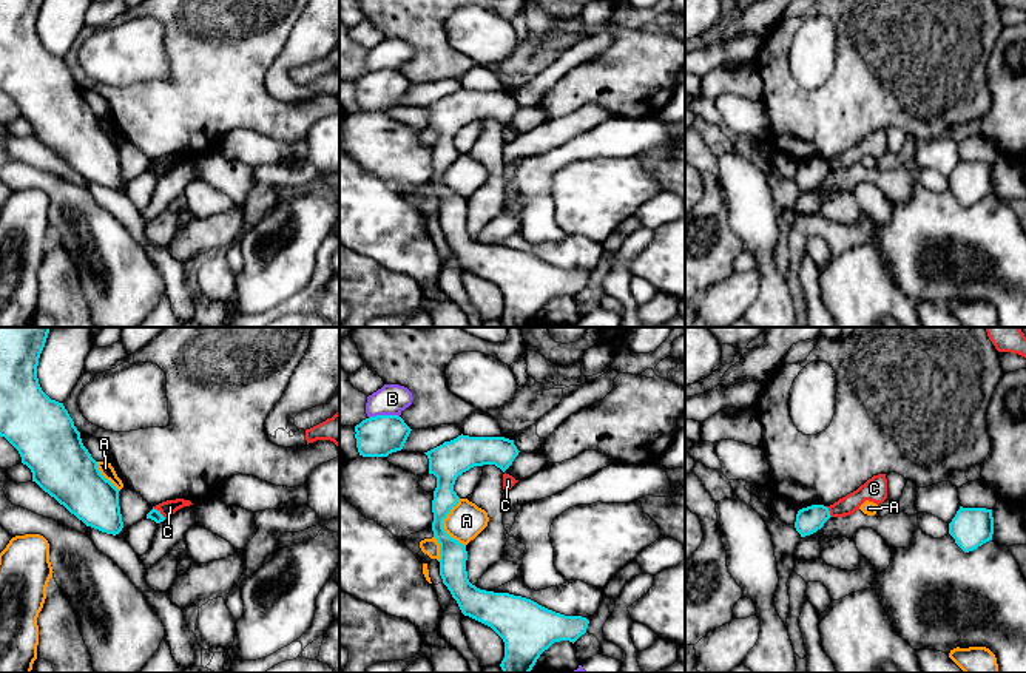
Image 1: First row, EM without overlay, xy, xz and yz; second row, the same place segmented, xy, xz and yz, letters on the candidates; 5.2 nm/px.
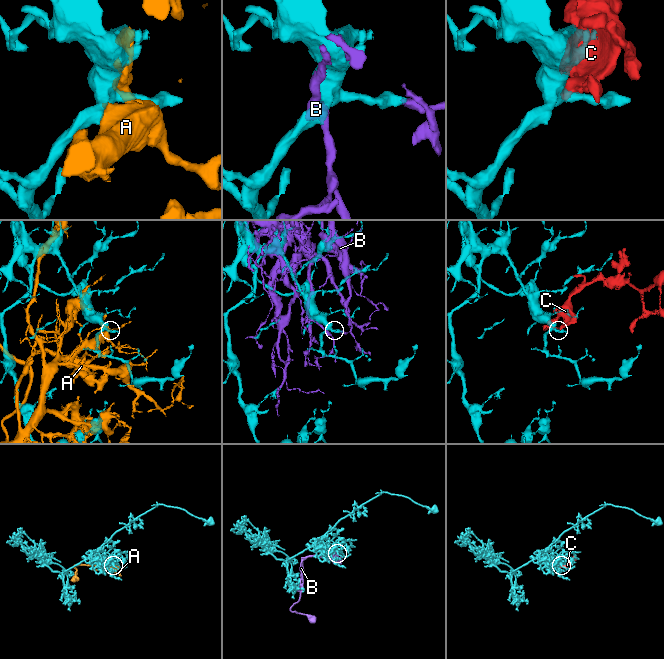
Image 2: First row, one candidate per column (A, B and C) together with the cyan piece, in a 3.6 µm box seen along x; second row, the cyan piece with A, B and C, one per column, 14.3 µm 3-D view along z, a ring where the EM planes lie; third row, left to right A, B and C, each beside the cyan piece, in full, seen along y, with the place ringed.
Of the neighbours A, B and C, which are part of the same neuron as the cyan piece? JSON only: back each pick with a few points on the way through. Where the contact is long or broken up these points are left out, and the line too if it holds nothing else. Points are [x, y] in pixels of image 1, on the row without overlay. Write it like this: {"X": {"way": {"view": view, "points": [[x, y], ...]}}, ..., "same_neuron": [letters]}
{"same_neuron": []}

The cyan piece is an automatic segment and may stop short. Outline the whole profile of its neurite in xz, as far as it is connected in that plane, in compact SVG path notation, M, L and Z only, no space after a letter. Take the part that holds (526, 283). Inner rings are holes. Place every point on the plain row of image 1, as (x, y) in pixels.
M463 88L424 107L429 113L429 128L437 131L432 185L440 198L440 230L461 267L491 281L503 293L503 327L529 327L554 296L574 298L586 287L589 278L586 272L565 270L521 250L477 242L467 233L466 199L452 193L443 182L443 174L460 154L454 145L457 131L483 119L495 119L505 127L518 107L514 94Z

